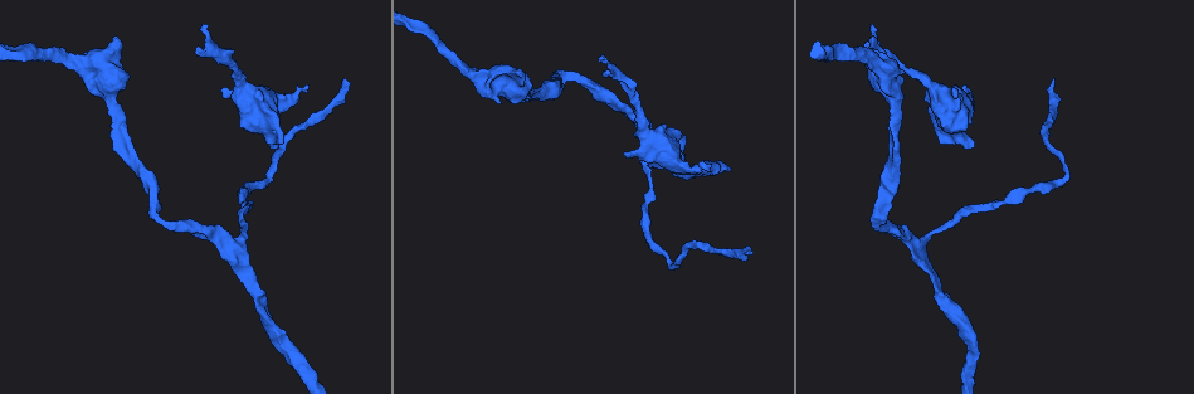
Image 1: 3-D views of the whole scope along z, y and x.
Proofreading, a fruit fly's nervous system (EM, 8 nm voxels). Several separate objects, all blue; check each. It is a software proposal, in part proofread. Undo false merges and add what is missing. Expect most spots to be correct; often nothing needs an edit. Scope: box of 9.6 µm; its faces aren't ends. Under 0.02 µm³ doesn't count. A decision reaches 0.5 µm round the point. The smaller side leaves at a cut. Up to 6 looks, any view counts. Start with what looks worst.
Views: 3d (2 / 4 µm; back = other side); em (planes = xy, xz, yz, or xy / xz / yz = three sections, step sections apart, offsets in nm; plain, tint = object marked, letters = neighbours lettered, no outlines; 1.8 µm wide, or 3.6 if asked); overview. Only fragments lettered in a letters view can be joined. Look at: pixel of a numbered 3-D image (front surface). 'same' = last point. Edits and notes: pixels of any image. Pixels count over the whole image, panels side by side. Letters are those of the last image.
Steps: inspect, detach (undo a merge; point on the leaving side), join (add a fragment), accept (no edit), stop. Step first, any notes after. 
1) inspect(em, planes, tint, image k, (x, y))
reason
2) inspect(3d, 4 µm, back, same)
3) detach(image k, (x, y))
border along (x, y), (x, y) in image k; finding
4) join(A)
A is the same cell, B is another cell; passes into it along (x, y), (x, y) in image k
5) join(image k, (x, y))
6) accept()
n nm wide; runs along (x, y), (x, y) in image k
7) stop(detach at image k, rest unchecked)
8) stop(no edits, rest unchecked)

inspect(3d, 2 µm, image 1, (159, 218))
abrupt turn

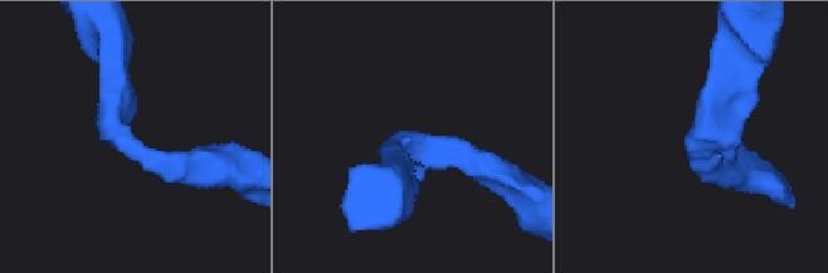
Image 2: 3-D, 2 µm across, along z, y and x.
inspect(em, xy, step 16, tint, image 2, (697, 145))
arms of 220, 280 nm; need the tissue

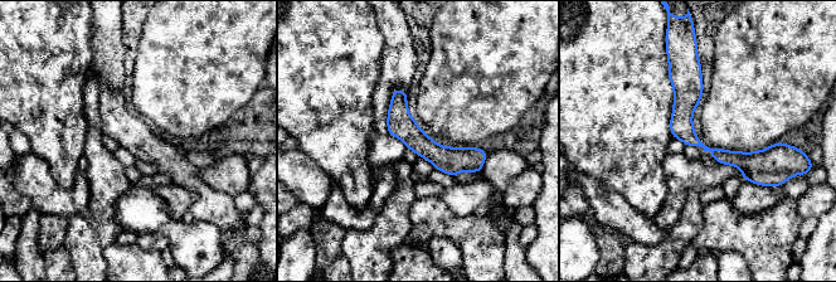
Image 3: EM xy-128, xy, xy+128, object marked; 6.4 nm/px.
inspect(em, planes, letters, same)
cut it another way

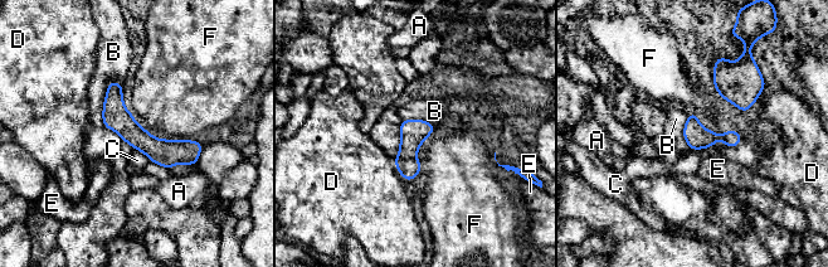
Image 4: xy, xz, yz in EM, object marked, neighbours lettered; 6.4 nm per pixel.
accept()
A, B, C, D, E and F are other cells; runs along (111, 86), (141, 140), (194, 160) in image 4; continuous, no second neuron

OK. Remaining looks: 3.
inspect(em, planes, letters, image 1, (708, 169))
free end

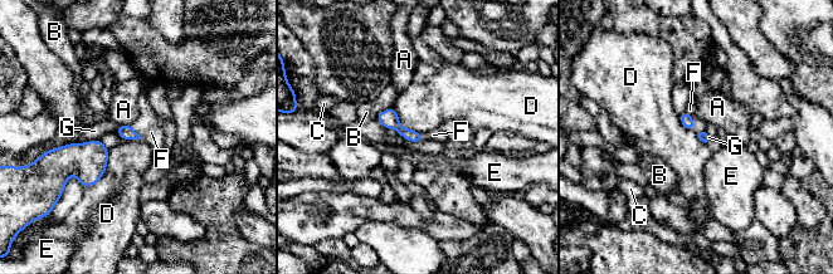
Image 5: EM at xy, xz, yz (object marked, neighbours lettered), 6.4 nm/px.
join(F)
F is the same cell, A, B, C, D, E and G are other cells; passes into it along (686, 120), (693, 121), (700, 126) in image 5; it goes on there

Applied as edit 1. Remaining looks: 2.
stop(join at image 5, rest unchecked)

